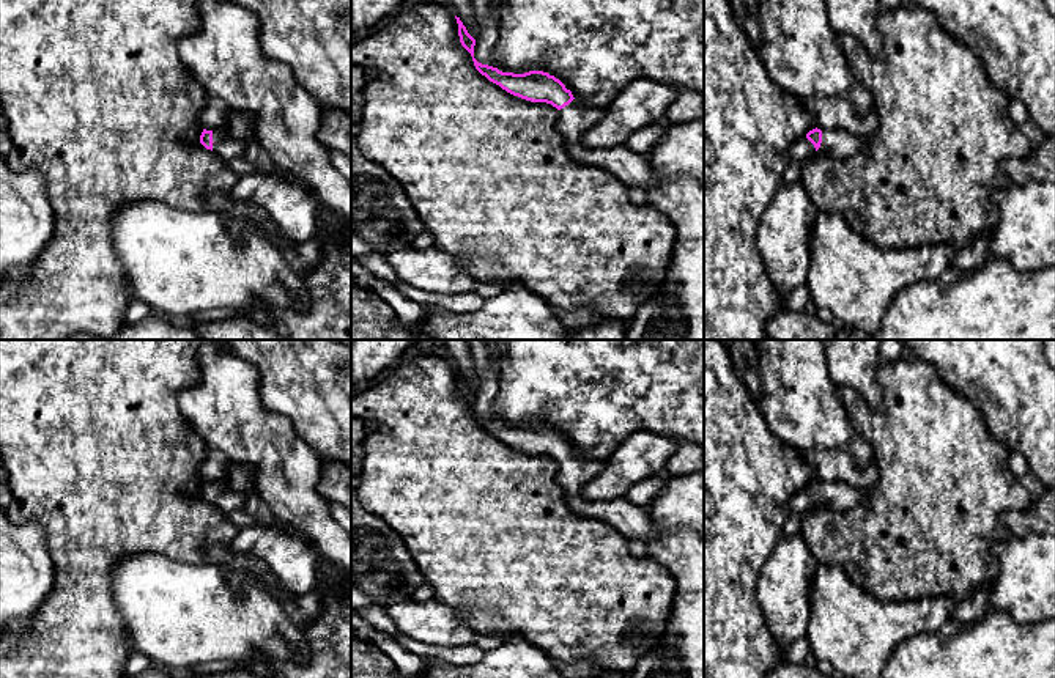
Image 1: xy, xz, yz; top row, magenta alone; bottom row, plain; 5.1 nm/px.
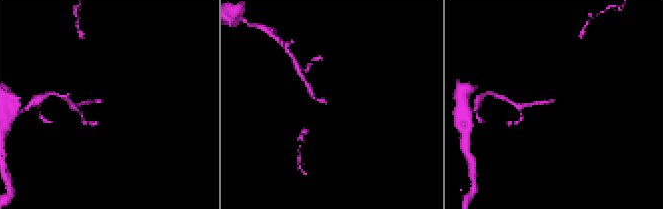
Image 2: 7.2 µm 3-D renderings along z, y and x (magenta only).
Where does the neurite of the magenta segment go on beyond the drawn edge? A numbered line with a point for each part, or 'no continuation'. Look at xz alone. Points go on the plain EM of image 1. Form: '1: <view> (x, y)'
1: xz (632, 521)

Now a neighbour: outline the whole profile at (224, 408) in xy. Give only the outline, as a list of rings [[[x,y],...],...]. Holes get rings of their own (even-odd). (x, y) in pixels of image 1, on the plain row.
[[[202,340],[197,357],[200,379],[178,395],[180,411],[189,426],[208,448],[219,450],[230,462],[249,467],[254,492],[276,521],[307,538],[315,554],[324,560],[323,577],[332,573],[343,588],[351,588],[351,533],[332,518],[331,502],[318,492],[321,459],[296,434],[290,418],[261,406],[260,373],[255,367],[224,352],[214,340]]]

